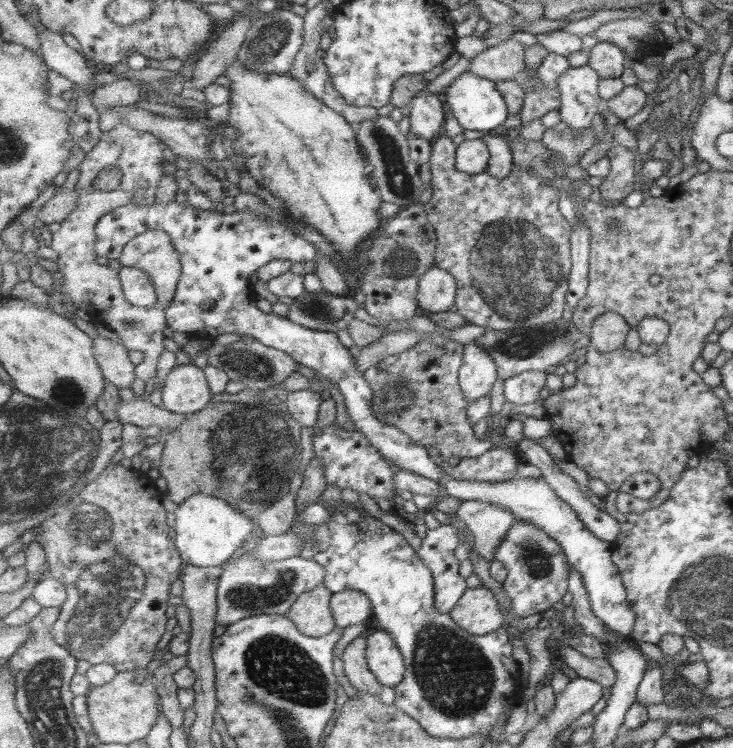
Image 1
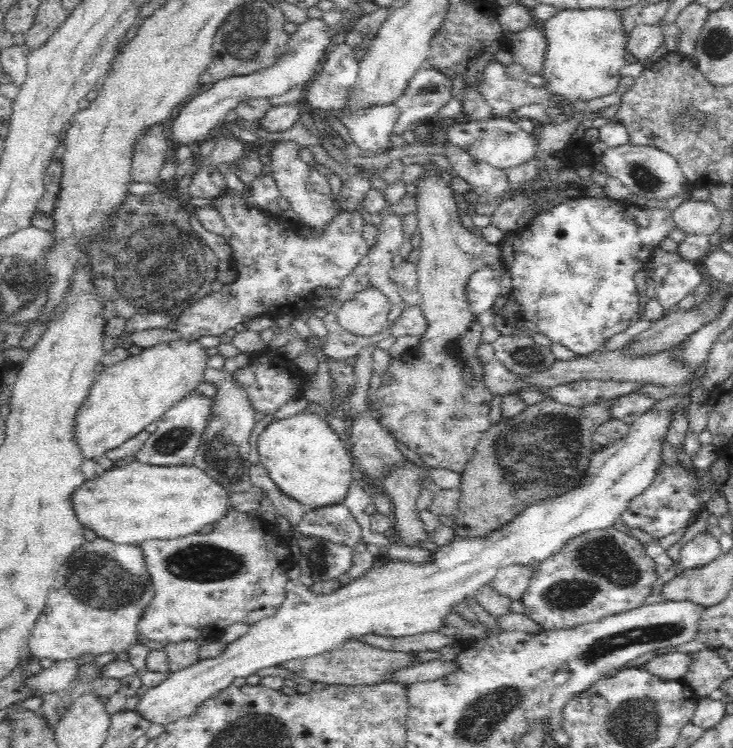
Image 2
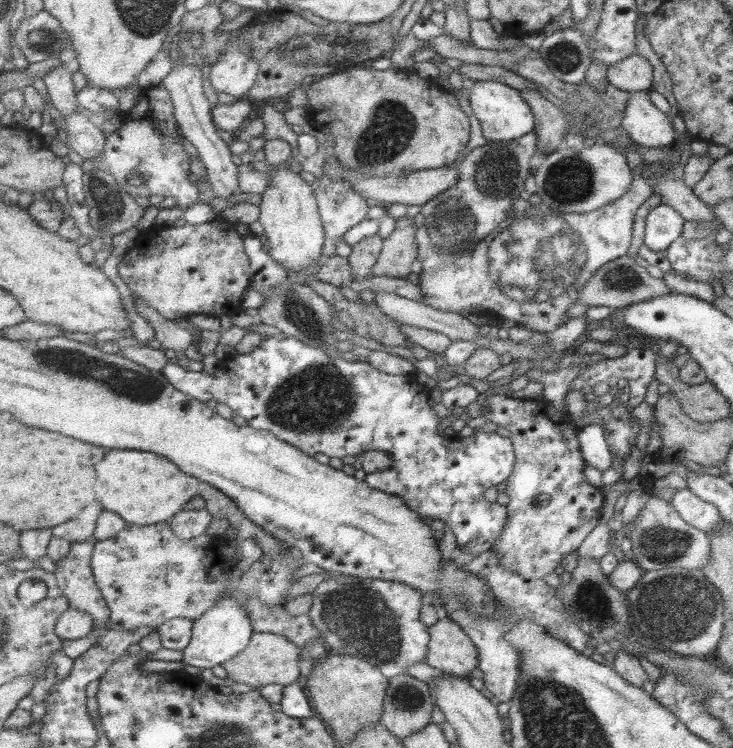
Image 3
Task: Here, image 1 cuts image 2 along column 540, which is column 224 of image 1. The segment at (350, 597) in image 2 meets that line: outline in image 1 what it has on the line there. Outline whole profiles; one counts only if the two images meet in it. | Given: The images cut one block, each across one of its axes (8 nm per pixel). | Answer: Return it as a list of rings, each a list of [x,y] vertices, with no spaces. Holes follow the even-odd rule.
[[[207,494],[193,496],[185,500],[185,504],[178,505],[174,512],[176,517],[174,540],[177,548],[182,553],[185,564],[191,566],[223,566],[241,551],[241,544],[248,540],[248,536],[255,532],[258,527],[257,520],[239,512],[225,500]]]

